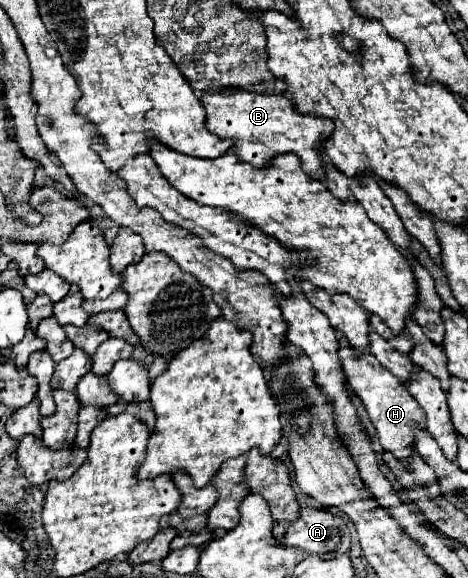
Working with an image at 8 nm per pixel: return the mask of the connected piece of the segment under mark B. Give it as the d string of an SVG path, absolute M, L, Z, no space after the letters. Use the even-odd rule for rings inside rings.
M226 91L226 93L202 93L200 95L204 109L208 113L206 127L224 139L234 139L234 153L254 165L254 167L268 167L274 157L282 153L294 153L300 157L304 171L318 179L326 179L326 171L322 167L324 157L318 155L322 151L324 139L334 131L332 119L326 117L312 117L300 115L294 111L294 103L284 95L258 95L250 91Z

